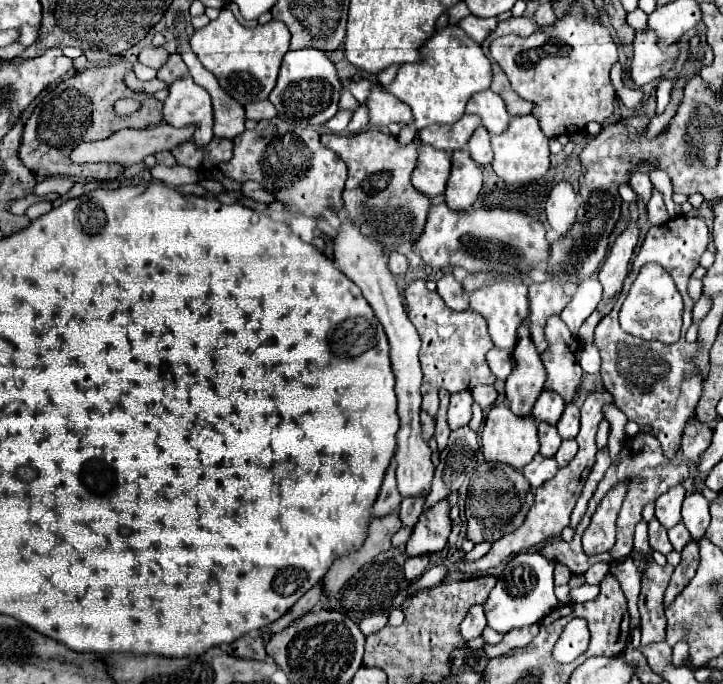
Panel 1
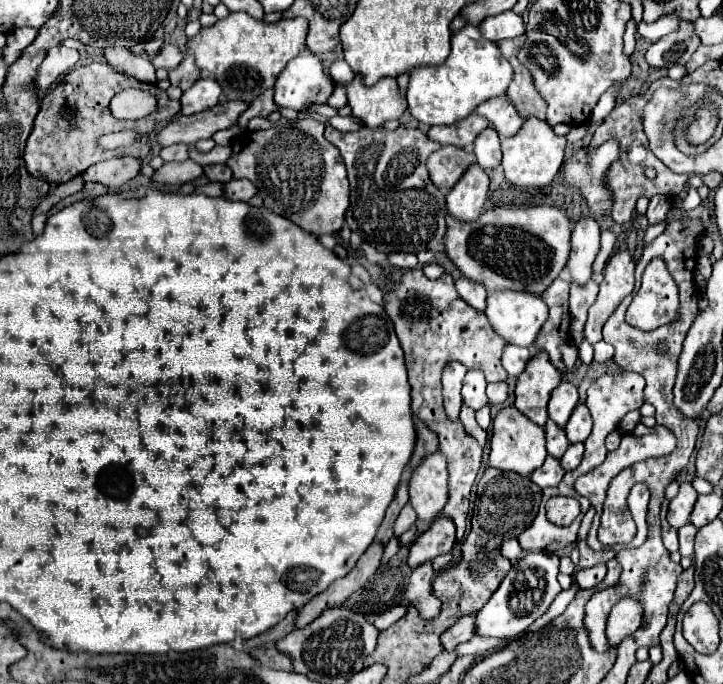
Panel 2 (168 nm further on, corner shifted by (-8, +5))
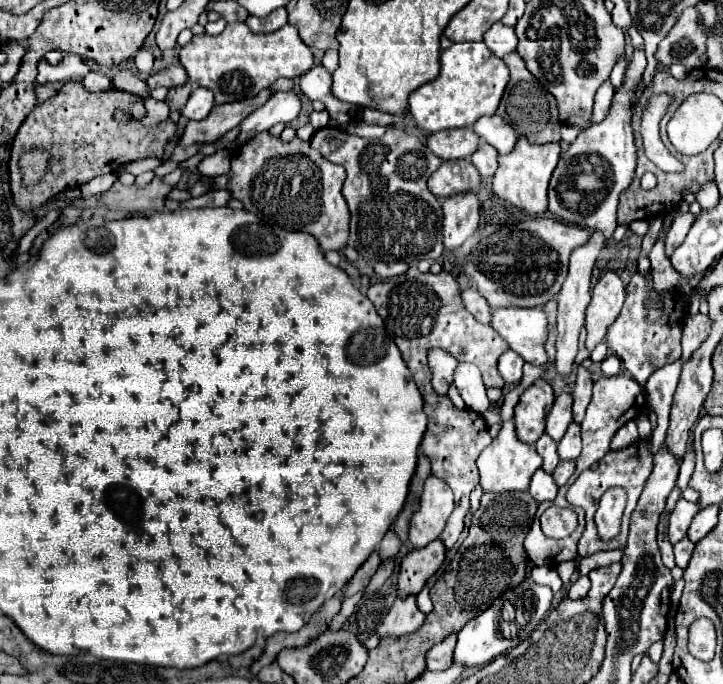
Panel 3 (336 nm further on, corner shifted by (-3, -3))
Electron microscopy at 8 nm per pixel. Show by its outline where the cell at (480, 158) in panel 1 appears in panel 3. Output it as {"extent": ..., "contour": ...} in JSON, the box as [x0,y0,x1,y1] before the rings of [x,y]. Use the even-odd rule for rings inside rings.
{"extent":[470,141,498,177],"contour":[[[486,141],[480,143],[478,151],[470,159],[472,159],[472,163],[476,165],[476,169],[480,171],[482,177],[492,177],[496,173],[496,169],[498,169],[498,161],[496,161],[498,159],[498,153]]]}

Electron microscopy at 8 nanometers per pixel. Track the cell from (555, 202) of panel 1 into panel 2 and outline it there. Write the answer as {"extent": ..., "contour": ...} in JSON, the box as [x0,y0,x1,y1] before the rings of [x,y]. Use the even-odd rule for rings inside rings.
{"extent":[569,215,599,285],"contour":[[[581,215],[573,223],[571,233],[571,255],[569,255],[569,275],[579,283],[585,285],[591,277],[591,263],[599,253],[599,223],[591,215]]]}

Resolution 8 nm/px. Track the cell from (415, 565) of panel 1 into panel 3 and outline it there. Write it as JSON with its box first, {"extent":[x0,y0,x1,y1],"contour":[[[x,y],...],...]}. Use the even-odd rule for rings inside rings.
{"extent":[378,597,424,637],"contour":[[[408,597],[408,599],[396,599],[392,609],[388,611],[388,615],[384,617],[384,621],[378,627],[378,637],[400,637],[400,635],[408,635],[412,631],[416,631],[422,623],[424,623],[424,613],[418,611],[416,607],[416,597]]]}

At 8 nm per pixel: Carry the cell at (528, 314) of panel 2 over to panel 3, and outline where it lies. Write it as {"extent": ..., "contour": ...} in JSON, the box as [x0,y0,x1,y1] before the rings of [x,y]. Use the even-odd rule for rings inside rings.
{"extent":[492,307,548,367],"contour":[[[542,307],[494,309],[492,327],[506,339],[512,351],[524,357],[526,363],[540,367],[548,365],[548,353],[544,349],[548,339],[548,319]]]}

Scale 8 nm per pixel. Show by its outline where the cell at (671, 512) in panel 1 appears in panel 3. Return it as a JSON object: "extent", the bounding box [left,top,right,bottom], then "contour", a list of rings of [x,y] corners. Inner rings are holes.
{"extent":[668,499,698,543],"contour":[[[680,499],[676,503],[674,511],[670,513],[670,521],[668,521],[668,537],[672,543],[678,543],[680,539],[686,537],[686,531],[688,531],[696,513],[698,513],[696,503],[688,503],[686,499]]]}

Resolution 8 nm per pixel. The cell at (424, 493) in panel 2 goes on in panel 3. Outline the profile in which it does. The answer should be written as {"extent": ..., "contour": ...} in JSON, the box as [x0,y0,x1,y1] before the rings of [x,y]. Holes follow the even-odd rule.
{"extent":[410,475,454,549],"contour":[[[430,475],[424,483],[420,509],[410,521],[410,545],[420,549],[438,539],[454,509],[452,489],[438,477]]]}

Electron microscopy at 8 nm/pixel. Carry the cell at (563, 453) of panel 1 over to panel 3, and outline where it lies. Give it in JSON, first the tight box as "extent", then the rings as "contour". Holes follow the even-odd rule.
{"extent":[552,461,574,487],"contour":[[[560,461],[558,467],[556,467],[556,471],[552,473],[552,477],[554,477],[556,485],[562,487],[562,485],[568,483],[568,479],[570,479],[572,473],[574,473],[574,461]]]}

